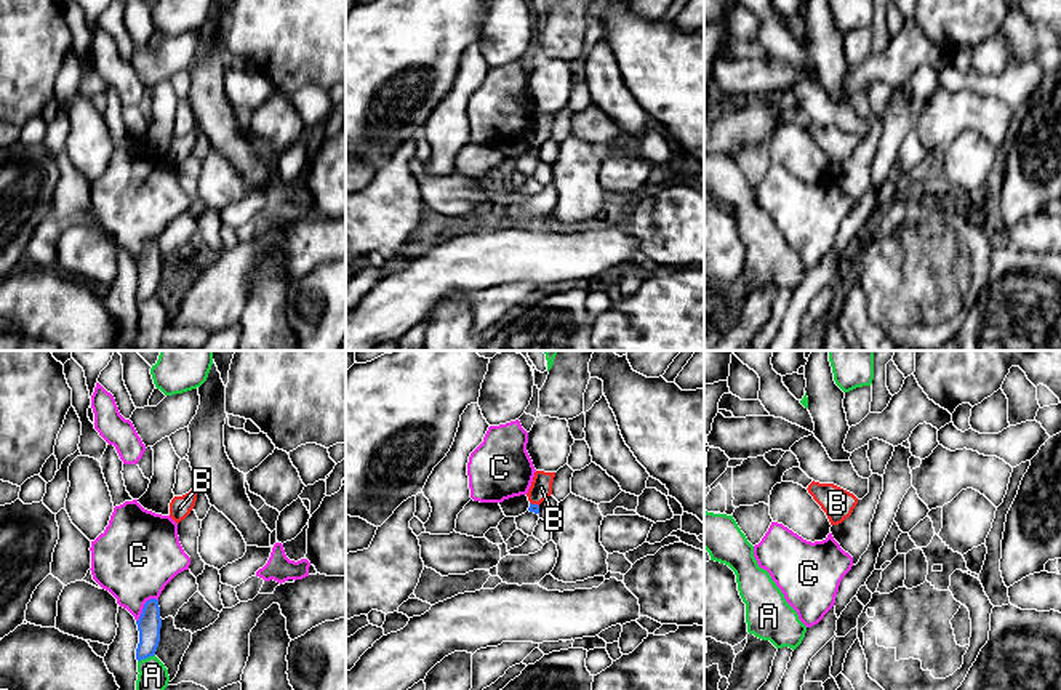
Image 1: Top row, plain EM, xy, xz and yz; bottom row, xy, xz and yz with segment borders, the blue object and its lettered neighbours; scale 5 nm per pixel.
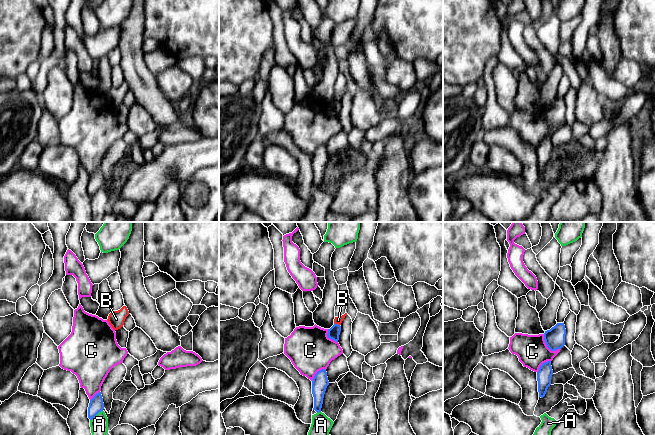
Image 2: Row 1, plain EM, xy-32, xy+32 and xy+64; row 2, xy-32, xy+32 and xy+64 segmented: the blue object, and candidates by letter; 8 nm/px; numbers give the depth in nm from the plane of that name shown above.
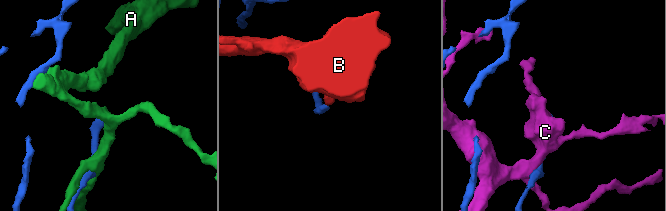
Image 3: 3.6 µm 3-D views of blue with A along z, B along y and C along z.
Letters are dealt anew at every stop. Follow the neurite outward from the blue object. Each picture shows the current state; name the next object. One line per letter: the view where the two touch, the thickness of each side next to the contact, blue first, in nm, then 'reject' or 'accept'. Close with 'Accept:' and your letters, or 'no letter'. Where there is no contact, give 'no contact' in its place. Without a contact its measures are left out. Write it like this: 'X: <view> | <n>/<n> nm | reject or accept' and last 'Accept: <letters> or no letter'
A: xy | 120/160 nm | reject
B: xz | 50/110 nm | reject
C: xy | 120/400 nm | reject
Accept: no letter

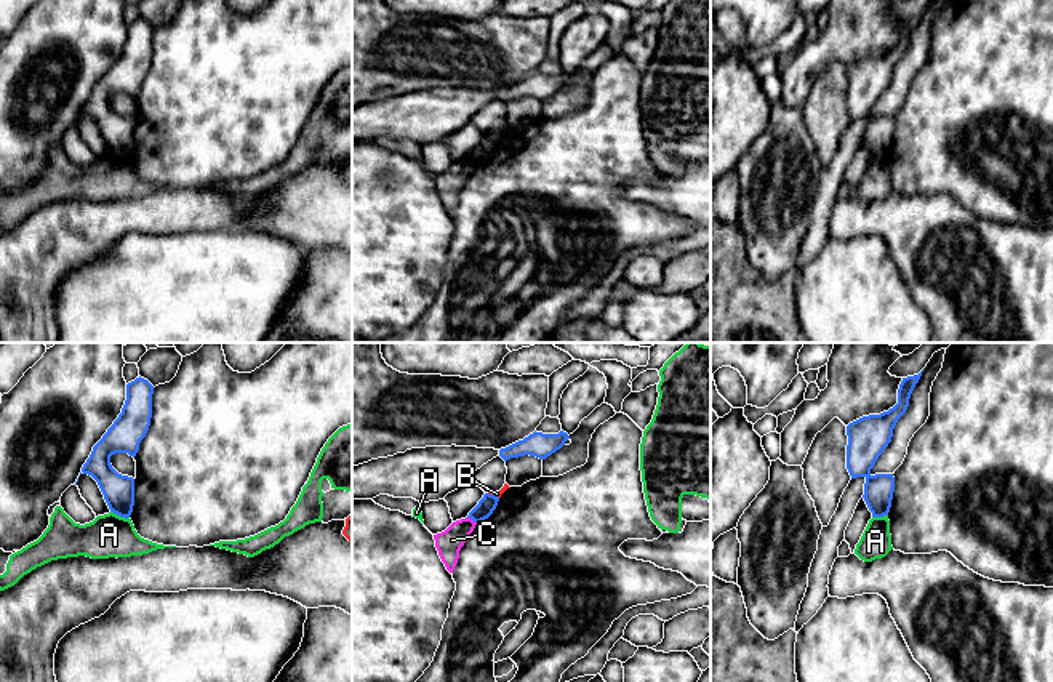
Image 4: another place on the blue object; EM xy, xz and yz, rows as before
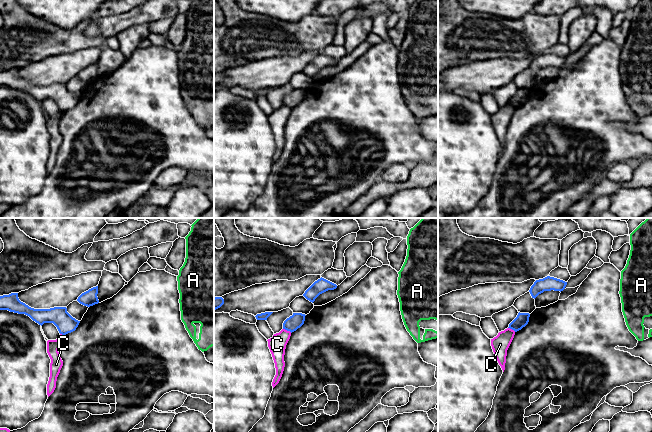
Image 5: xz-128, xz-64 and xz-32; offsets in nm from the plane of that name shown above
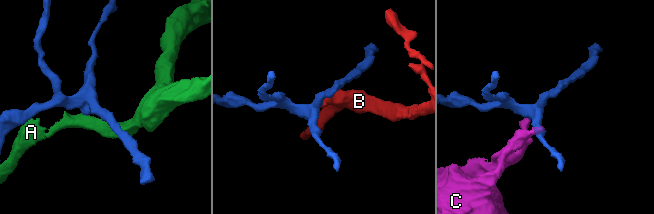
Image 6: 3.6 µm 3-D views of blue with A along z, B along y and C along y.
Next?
A: xy | 160/220 nm | reject
B: xz | 90/30 nm | reject
C: xz | 90/140 nm | reject
Accept: no letter

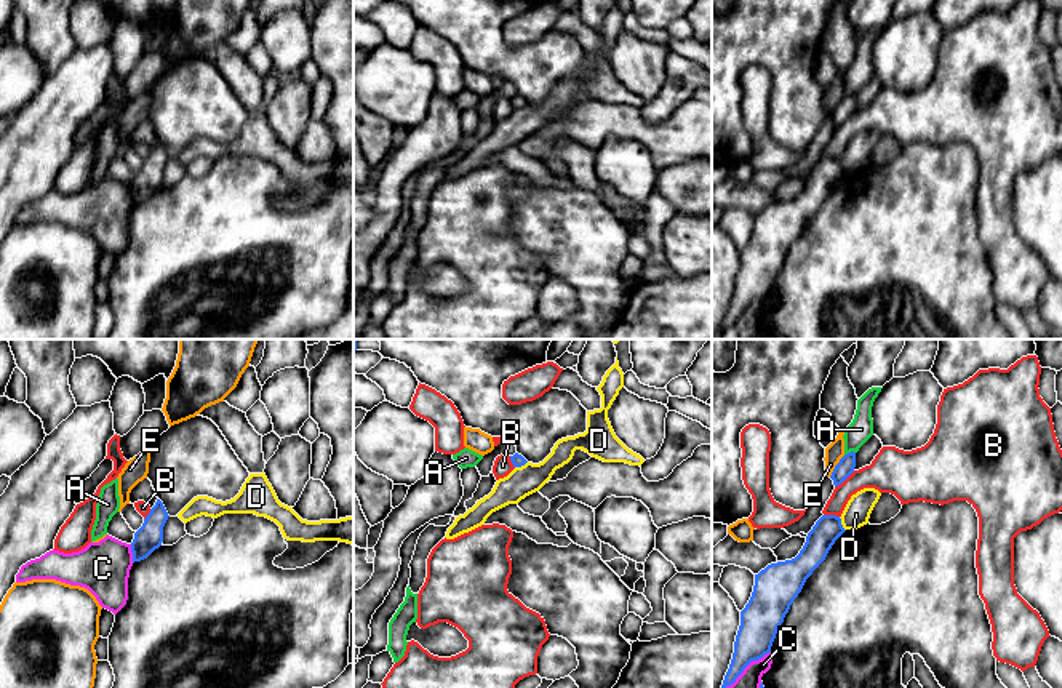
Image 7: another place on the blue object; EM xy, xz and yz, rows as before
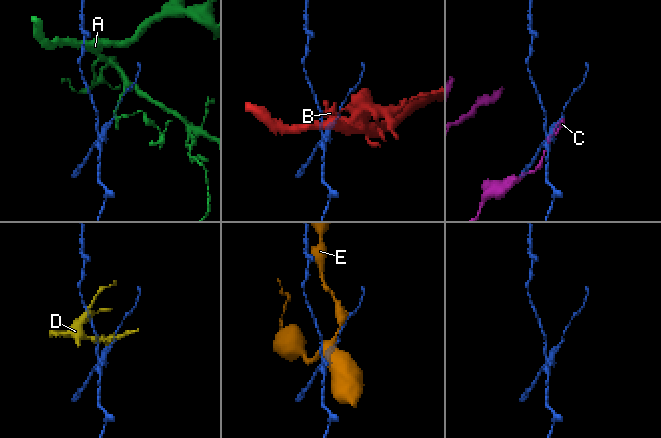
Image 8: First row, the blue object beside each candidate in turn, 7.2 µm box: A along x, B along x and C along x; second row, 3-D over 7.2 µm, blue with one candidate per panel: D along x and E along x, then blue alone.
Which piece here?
A: yz | 90/120 nm | reject
B: yz | 90/220 nm | reject
C: yz | 190/140 nm | reject
D: yz | 140/140 nm | reject
E: yz | 90/90 nm | reject
Accept: no letter

